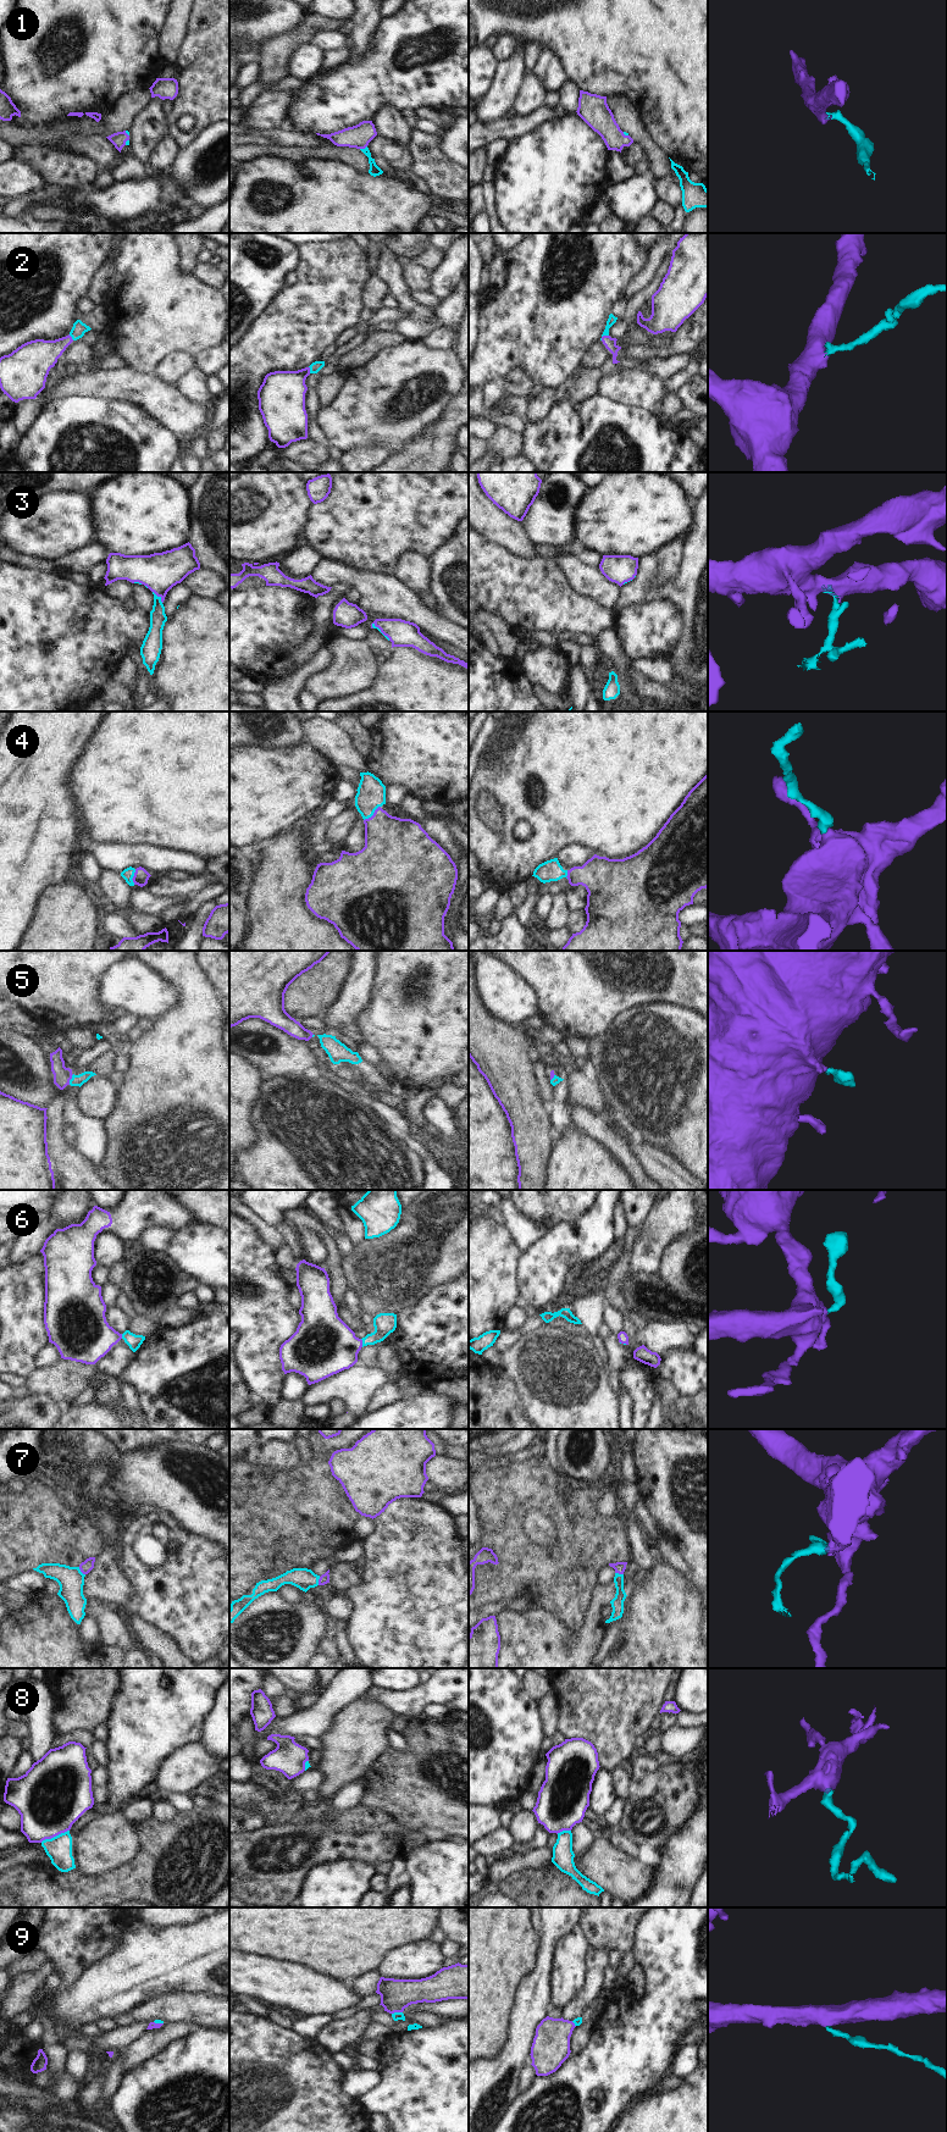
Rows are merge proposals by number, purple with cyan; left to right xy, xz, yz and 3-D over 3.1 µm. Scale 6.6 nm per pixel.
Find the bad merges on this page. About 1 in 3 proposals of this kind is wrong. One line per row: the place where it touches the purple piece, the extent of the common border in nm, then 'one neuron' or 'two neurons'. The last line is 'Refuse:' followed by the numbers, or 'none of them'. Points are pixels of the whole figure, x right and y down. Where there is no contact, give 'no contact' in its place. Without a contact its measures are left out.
1: contact xz (363, 148); length 50 nm; one neuron
2: contact yz (603, 336); length 70 nm; one neuron
3: contact xy (159, 596); length 100 nm; one neuron
4: contact xz (374, 814); length 150 nm; one neuron
5: contact xy (71, 1078); length 80 nm; one neuron
6: contact xz (361, 1343); length 60 nm; one neuron
7: contact xy (81, 1571); length 70 nm; one neuron
8: contact xy (54, 1836); length 200 nm; two neurons
9: contact xz (397, 2011); length 70 nm; one neuron
Refuse: 8

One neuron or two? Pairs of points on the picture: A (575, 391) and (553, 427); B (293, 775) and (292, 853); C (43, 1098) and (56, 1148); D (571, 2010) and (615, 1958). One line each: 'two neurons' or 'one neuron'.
A: two neurons
B: two neurons
C: two neurons
D: two neurons

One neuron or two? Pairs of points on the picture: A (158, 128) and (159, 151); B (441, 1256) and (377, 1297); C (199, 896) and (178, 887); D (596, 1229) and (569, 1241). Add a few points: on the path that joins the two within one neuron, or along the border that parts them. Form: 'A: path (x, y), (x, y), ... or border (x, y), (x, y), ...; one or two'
A: border (167, 133), (149, 154), (149, 162), (158, 170); two
B: path (425, 1256), (413, 1262), (393, 1282); one
C: border (215, 880), (201, 886), (193, 895); two
D: path (590, 1234), (583, 1240), (575, 1240); one

